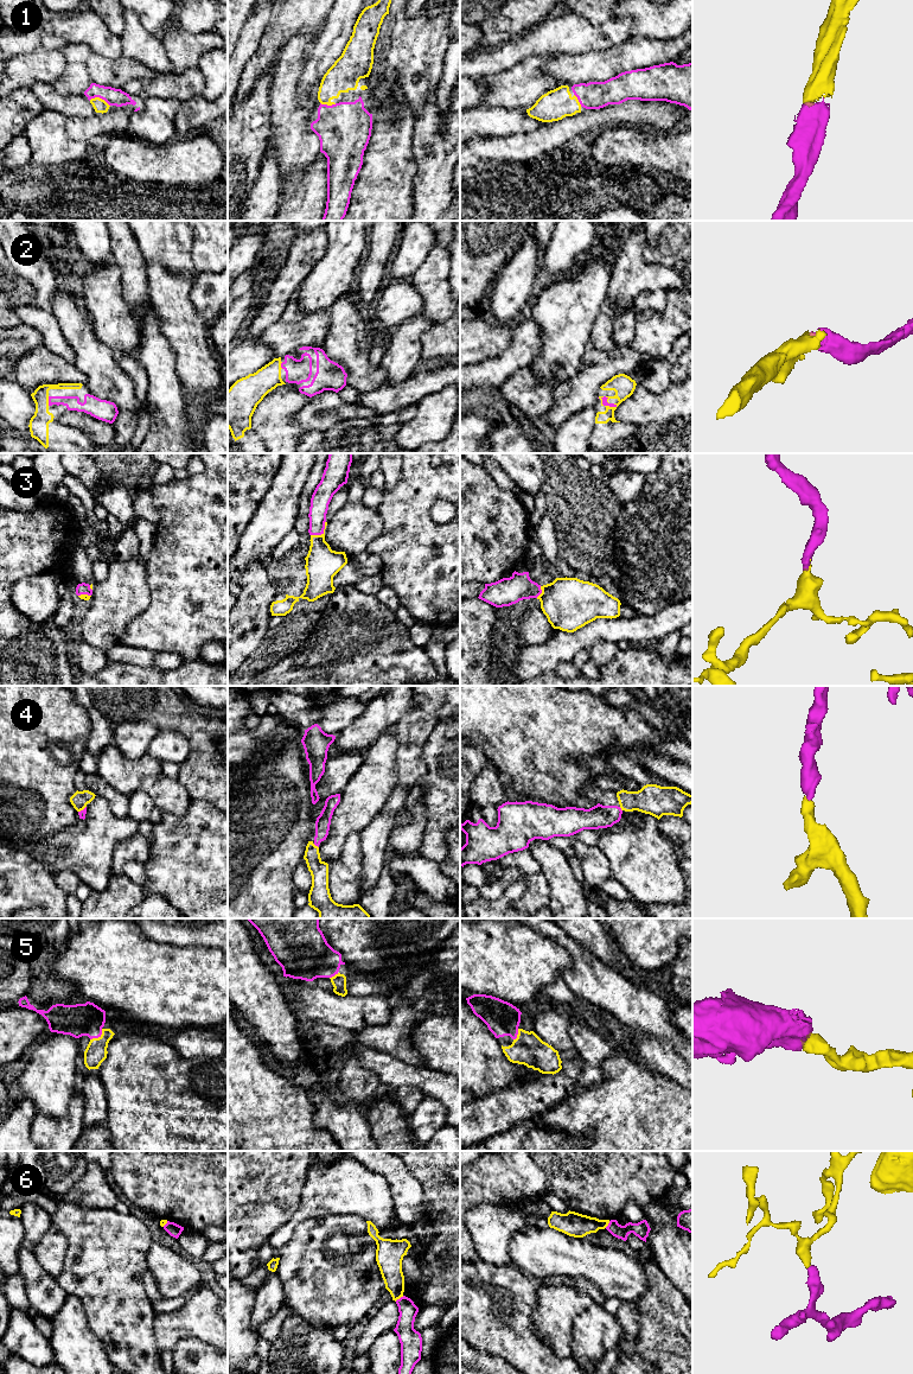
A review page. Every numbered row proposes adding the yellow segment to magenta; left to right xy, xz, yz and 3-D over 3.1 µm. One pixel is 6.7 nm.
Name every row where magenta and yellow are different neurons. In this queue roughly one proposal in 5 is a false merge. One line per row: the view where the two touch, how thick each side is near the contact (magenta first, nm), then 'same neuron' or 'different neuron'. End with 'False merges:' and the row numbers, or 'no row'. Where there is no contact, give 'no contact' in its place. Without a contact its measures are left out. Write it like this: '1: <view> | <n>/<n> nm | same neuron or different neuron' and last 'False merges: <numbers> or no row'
1: xy | 120/90 nm | same neuron
2: xy | 100/130 nm | same neuron
3: xz | 130/220 nm | same neuron
4: xz | 100/130 nm | same neuron
5: xy | 220/150 nm | same neuron
6: xz | 130/160 nm | different neuron
False merges: 6

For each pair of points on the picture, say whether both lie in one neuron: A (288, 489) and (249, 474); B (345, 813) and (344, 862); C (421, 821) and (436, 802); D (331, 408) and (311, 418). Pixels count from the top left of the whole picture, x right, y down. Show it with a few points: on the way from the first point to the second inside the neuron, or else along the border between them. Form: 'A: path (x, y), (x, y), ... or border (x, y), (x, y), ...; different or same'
A: border (280, 465), (272, 484), (256, 507); different
B: border (359, 831), (346, 838), (342, 852), (329, 865); different
C: border (419, 800), (426, 816), (422, 843); different
D: path (326, 409), (315, 415); same

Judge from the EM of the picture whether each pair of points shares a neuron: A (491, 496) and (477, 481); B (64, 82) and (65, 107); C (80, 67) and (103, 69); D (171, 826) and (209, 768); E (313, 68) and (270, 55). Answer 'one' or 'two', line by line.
A: one
B: two
C: two
D: two
E: two

